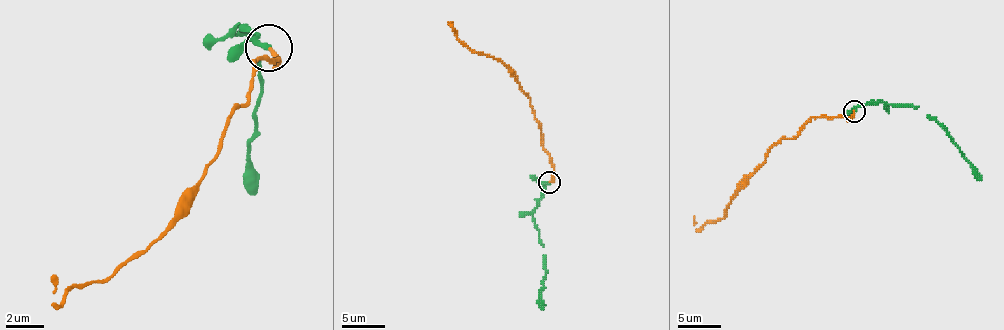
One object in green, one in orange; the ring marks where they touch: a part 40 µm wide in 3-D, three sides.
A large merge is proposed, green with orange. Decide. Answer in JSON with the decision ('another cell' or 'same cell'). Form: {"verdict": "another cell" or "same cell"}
{"verdict": "same cell"}

